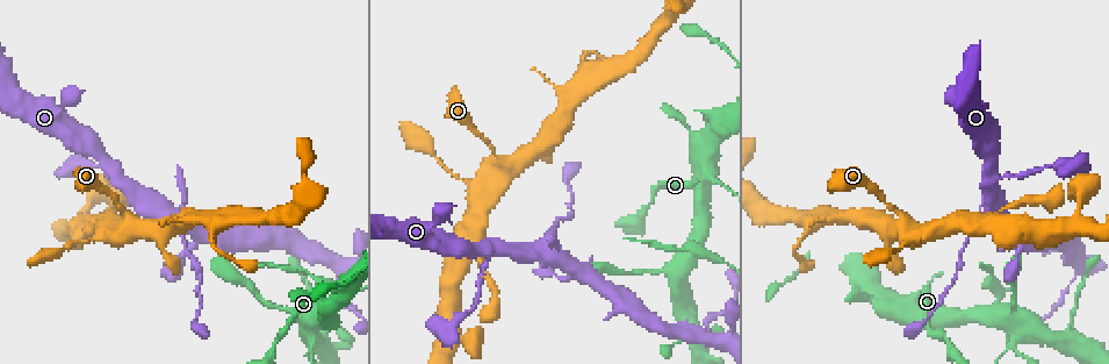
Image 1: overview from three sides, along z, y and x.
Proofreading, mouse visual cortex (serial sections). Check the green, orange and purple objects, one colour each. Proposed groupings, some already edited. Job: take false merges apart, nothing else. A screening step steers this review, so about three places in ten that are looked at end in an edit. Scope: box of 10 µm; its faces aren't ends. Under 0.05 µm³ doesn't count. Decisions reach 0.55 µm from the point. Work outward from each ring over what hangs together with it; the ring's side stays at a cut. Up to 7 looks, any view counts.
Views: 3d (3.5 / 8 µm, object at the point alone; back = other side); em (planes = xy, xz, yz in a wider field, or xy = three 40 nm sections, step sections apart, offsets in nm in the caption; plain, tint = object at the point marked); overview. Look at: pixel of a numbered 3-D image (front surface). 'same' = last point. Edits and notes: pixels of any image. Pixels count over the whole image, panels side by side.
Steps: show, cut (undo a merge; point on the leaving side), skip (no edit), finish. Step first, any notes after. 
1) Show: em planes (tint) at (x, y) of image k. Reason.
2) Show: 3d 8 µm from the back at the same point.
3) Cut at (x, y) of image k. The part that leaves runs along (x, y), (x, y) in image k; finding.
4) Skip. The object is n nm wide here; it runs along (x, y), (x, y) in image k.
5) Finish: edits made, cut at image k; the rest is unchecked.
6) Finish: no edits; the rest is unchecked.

Show: 3d 8 µm at (312, 346) of image 1. Three arms meet.

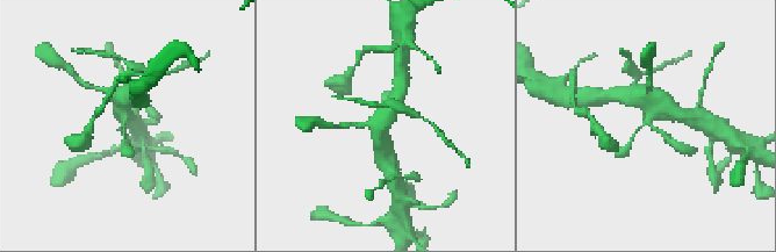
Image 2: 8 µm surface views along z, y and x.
Show: em xy step 1 (tint) at the same point. 3 arms meet here; the arms are 100, 150, 450 nm wide.

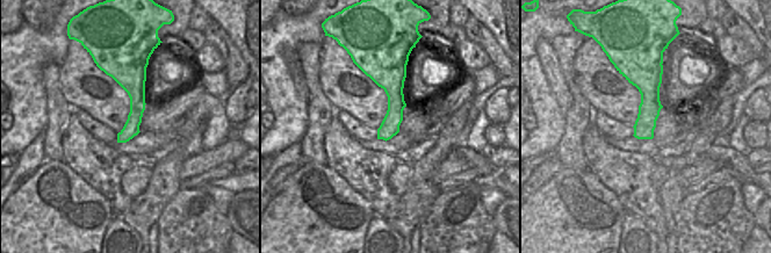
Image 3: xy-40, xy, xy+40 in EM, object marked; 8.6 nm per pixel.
Skip. It runs along (122, 66), (136, 114), (120, 139) in image 3; one cell here.

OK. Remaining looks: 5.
Show: 3d 3.5 µm at (802, 238) of image 1. Sudden change in width.

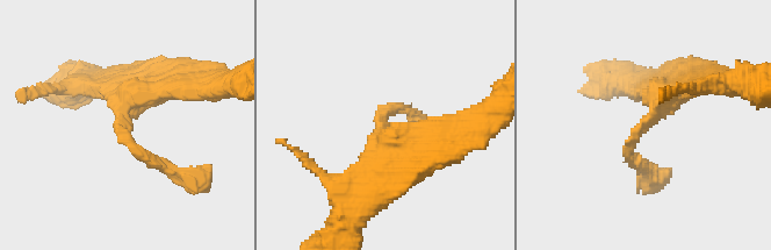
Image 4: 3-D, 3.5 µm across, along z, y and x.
Show: em xy step 2 (tint) at (384, 126) of image 4. The arms are 150, 350 nm wide; shape alone is not enough.

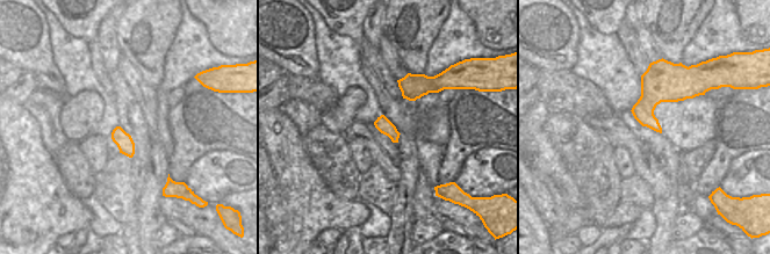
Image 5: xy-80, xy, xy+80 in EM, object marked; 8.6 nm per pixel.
Skip. It runs along (698, 79), (629, 143), (647, 169) in image 4; all the same cell.

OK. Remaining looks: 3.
Show: 3d 3.5 µm at (546, 252) of image 1. Thin arm on a thick one.

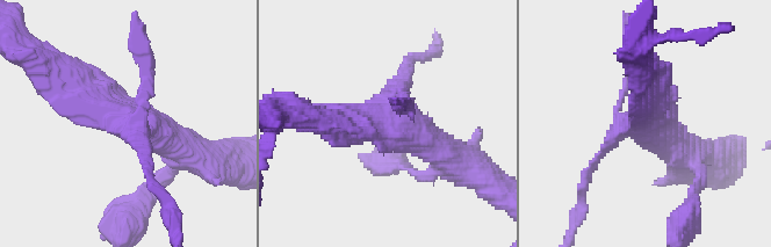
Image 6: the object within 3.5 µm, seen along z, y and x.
Show: em planes (tint) at (392, 120) of image 6.

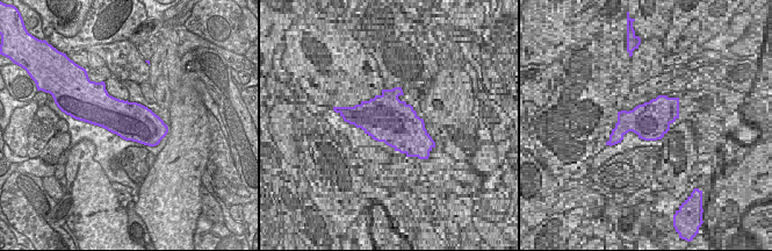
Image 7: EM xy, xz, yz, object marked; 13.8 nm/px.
Show: em xy step 2 (tint) at the same point.

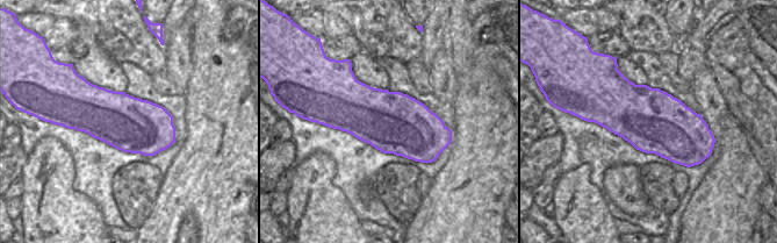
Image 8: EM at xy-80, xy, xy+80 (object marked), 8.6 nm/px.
Skip. It runs along (67, 75), (100, 107), (192, 153) in image 6; continuous, no second cell.

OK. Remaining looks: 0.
Finish: no edits; the rest is unchecked.

